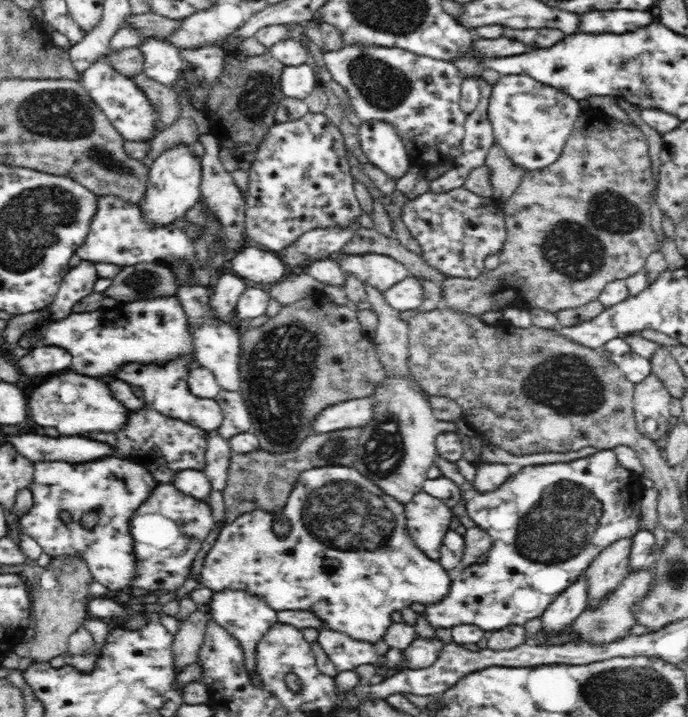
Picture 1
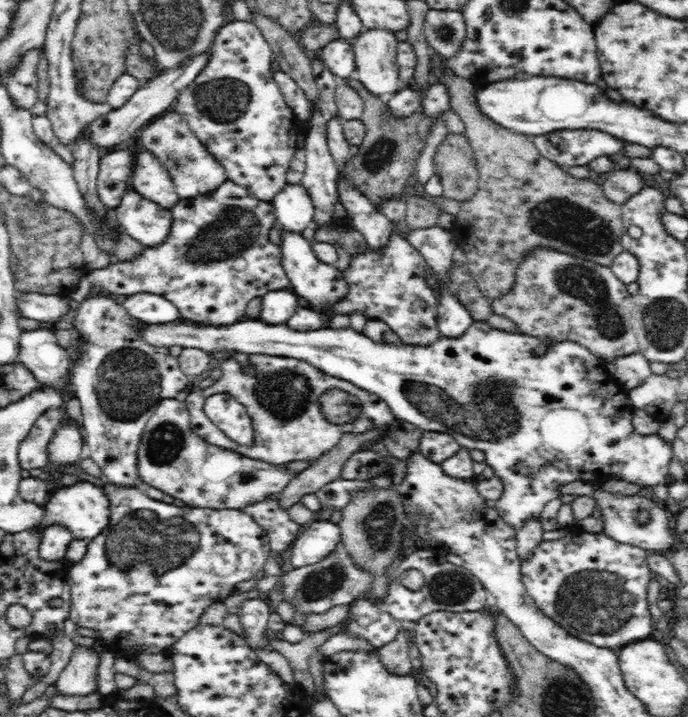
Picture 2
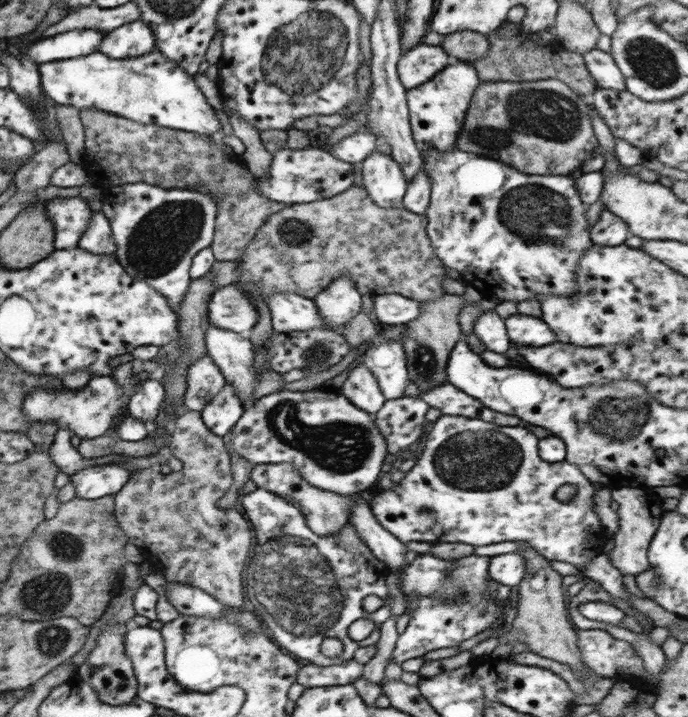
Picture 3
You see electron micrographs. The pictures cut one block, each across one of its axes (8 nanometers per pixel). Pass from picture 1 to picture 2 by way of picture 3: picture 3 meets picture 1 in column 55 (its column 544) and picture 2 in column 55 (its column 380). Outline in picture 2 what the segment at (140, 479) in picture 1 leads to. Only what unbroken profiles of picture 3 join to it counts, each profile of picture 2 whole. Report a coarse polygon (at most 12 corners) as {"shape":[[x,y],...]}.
{"shape":[[80,481],[53,492],[34,531],[62,525],[76,540],[110,522],[110,501]]}

